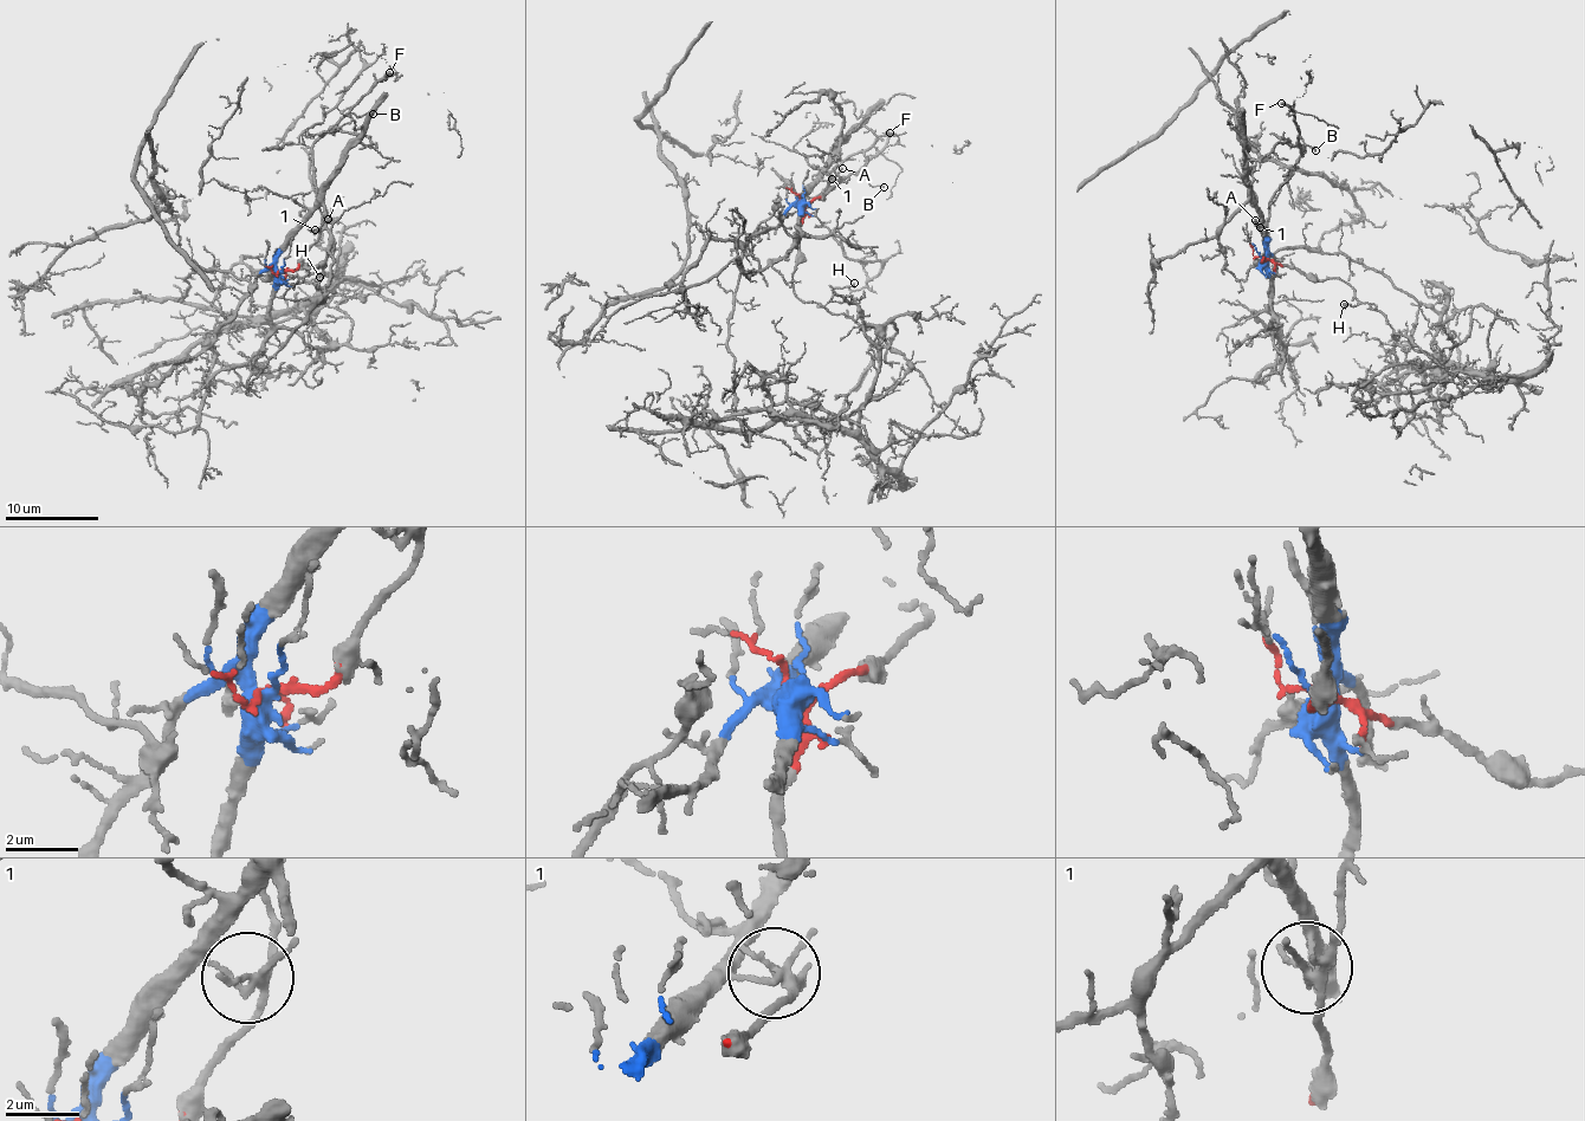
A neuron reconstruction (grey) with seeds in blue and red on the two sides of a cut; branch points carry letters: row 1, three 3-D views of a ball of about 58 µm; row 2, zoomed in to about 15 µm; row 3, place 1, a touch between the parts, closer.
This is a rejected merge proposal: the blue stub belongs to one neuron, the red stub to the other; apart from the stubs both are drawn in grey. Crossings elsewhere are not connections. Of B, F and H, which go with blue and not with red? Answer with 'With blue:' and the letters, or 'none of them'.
With blue: none of them

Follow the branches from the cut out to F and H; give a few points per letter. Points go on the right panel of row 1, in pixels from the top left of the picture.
F: (1263, 258), (1267, 260), (1262, 260), (1270, 201), (1300, 154), (1295, 112), (1280, 102)
H: (1263, 258), (1318, 280), (1346, 282), (1353, 291), (1356, 304), (1344, 304), (1345, 309), (1343, 304)

